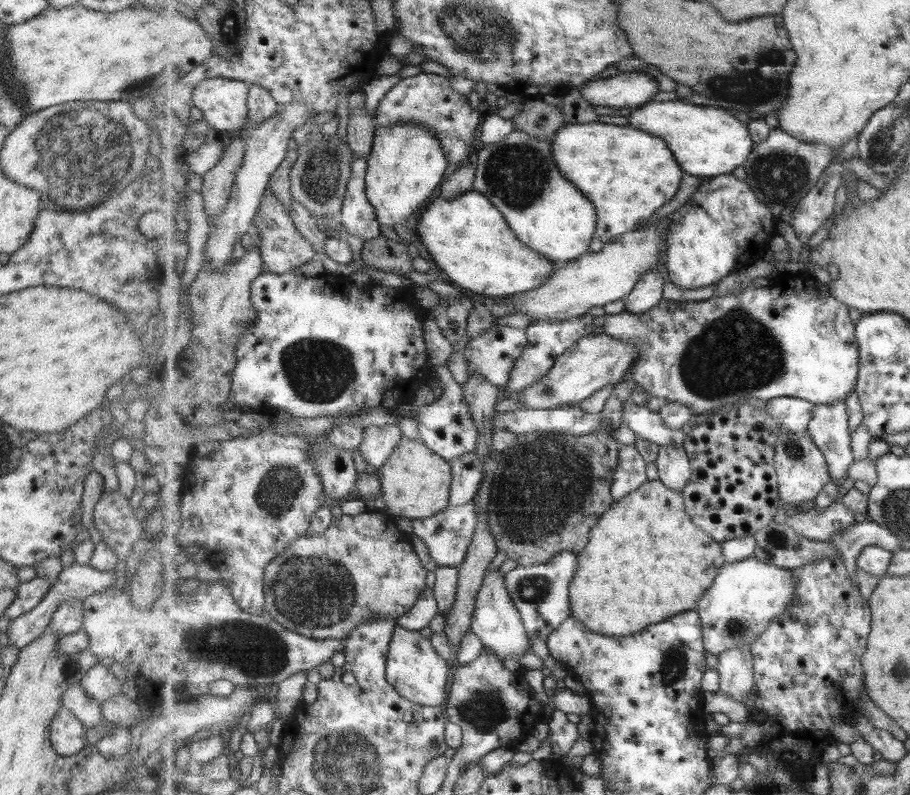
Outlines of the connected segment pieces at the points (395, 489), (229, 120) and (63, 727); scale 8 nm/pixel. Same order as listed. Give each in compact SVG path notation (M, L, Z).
M403 438L393 455L380 468L386 504L385 512L408 519L431 518L450 506L452 498L452 463L436 454L421 441Z
M225 77L206 78L193 95L197 119L208 125L212 134L224 130L231 133L245 126L249 116L250 83Z
M65 708L57 709L48 729L52 749L57 754L72 757L85 748L86 728Z

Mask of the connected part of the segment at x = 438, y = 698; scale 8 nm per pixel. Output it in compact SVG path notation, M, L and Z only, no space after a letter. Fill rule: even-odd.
M396 626L393 642L390 644L386 675L388 681L401 696L423 706L444 706L447 702L445 698L448 698L449 665L437 652L431 638L426 638L419 631Z

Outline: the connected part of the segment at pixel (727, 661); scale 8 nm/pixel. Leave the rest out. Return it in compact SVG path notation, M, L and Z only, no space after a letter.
M743 645L726 650L718 655L720 663L720 692L732 700L743 702L756 685L754 677L754 656L752 647Z

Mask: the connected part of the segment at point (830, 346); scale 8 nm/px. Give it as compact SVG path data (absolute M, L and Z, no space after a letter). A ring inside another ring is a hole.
M809 273L786 274L774 278L767 287L749 286L741 294L727 294L727 296L712 296L701 302L661 299L661 302L645 312L645 314L631 314L624 310L622 313L604 316L604 333L627 344L634 344L638 350L637 362L625 372L622 382L634 382L657 398L665 402L682 402L694 414L710 414L724 410L726 407L737 406L744 401L766 403L774 398L793 397L803 399L813 404L831 404L847 398L847 394L854 390L861 368L860 347L856 344L856 324L849 316L849 306L840 302L827 283L822 283Z

